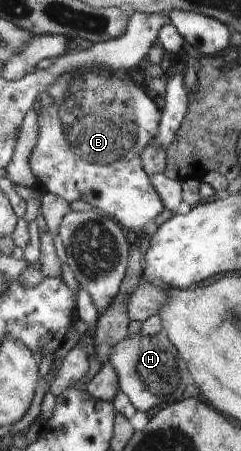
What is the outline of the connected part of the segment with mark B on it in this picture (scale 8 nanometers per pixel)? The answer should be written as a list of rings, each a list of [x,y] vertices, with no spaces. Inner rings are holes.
[[[78,69],[56,79],[46,93],[52,97],[48,107],[41,107],[38,115],[39,135],[30,157],[30,169],[42,192],[64,199],[68,205],[83,200],[93,208],[104,211],[127,232],[140,236],[140,229],[160,215],[164,209],[159,193],[142,165],[142,154],[159,131],[161,111],[156,103],[132,80],[124,81],[106,69]]]

